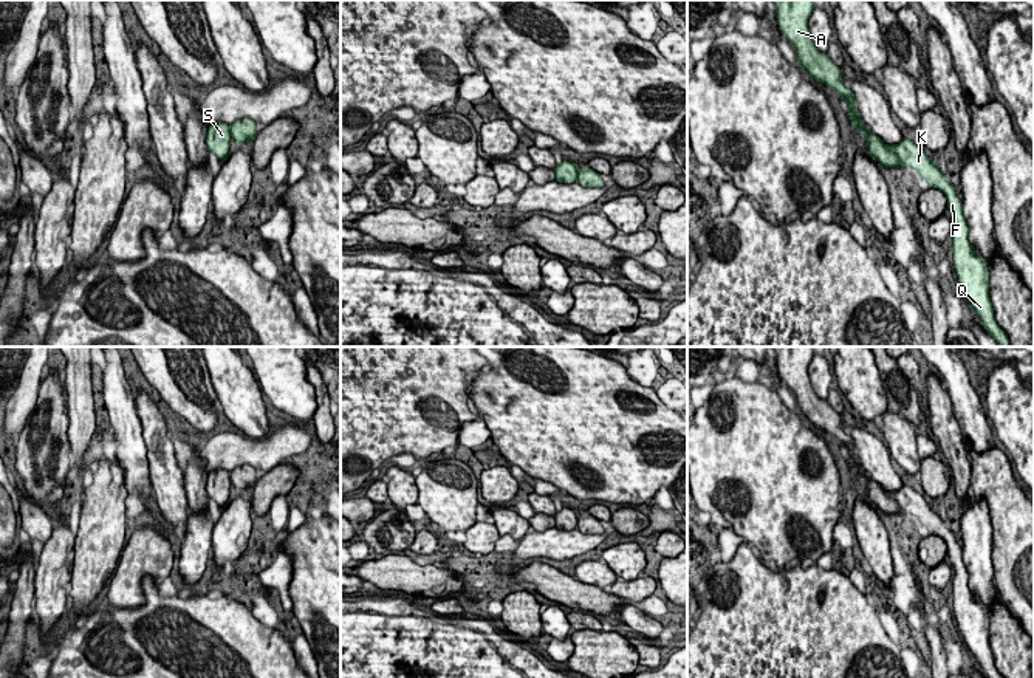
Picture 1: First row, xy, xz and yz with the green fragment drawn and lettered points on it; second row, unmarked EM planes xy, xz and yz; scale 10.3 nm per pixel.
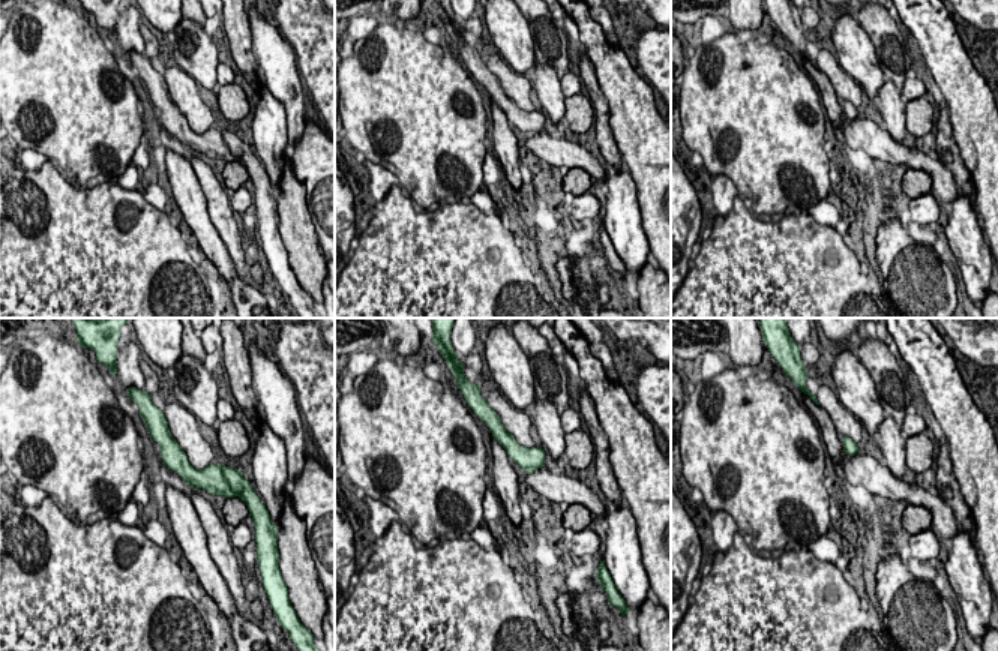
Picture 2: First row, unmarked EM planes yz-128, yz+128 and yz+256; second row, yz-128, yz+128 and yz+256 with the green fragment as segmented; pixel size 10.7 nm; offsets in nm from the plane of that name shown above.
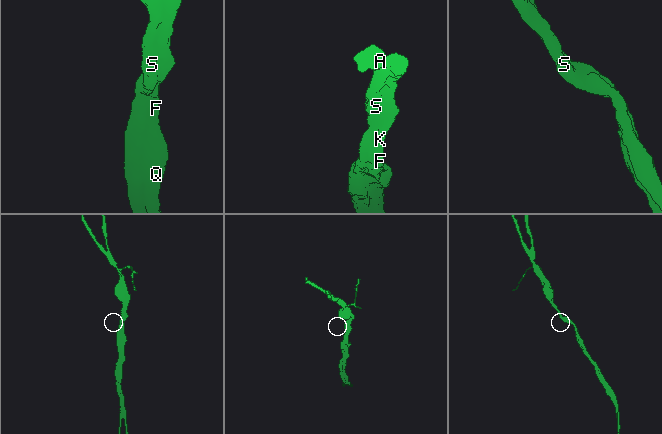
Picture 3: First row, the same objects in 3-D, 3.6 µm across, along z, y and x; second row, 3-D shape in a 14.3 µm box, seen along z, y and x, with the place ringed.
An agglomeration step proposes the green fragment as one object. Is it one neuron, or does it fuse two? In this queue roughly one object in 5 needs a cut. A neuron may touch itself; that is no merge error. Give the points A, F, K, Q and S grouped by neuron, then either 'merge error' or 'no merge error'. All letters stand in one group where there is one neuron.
groups A S / F K Q; merge error

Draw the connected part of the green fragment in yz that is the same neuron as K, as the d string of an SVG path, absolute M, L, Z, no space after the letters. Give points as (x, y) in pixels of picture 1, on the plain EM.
M907 485L896 492L885 494L893 498L906 514L915 515L929 534L940 536L947 546L947 556L954 565L952 599L954 613L958 622L960 635L964 639L972 658L980 664L986 678L1003 678L995 664L989 644L989 619L984 605L969 588L969 573L963 562L963 550L958 545L954 531L940 517L924 497Z

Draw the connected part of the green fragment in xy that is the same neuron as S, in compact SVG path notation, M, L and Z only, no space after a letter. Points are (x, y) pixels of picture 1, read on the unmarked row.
M224 469L209 472L206 492L209 498L224 509L231 492L231 474Z

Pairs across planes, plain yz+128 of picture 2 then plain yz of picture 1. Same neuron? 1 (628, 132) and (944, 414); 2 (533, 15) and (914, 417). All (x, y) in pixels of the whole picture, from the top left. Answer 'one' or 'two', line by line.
1: two
2: one

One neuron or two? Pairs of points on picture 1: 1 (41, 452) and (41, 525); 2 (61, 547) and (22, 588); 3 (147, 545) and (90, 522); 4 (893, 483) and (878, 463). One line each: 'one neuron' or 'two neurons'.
1: two neurons
2: one neuron
3: two neurons
4: one neuron

